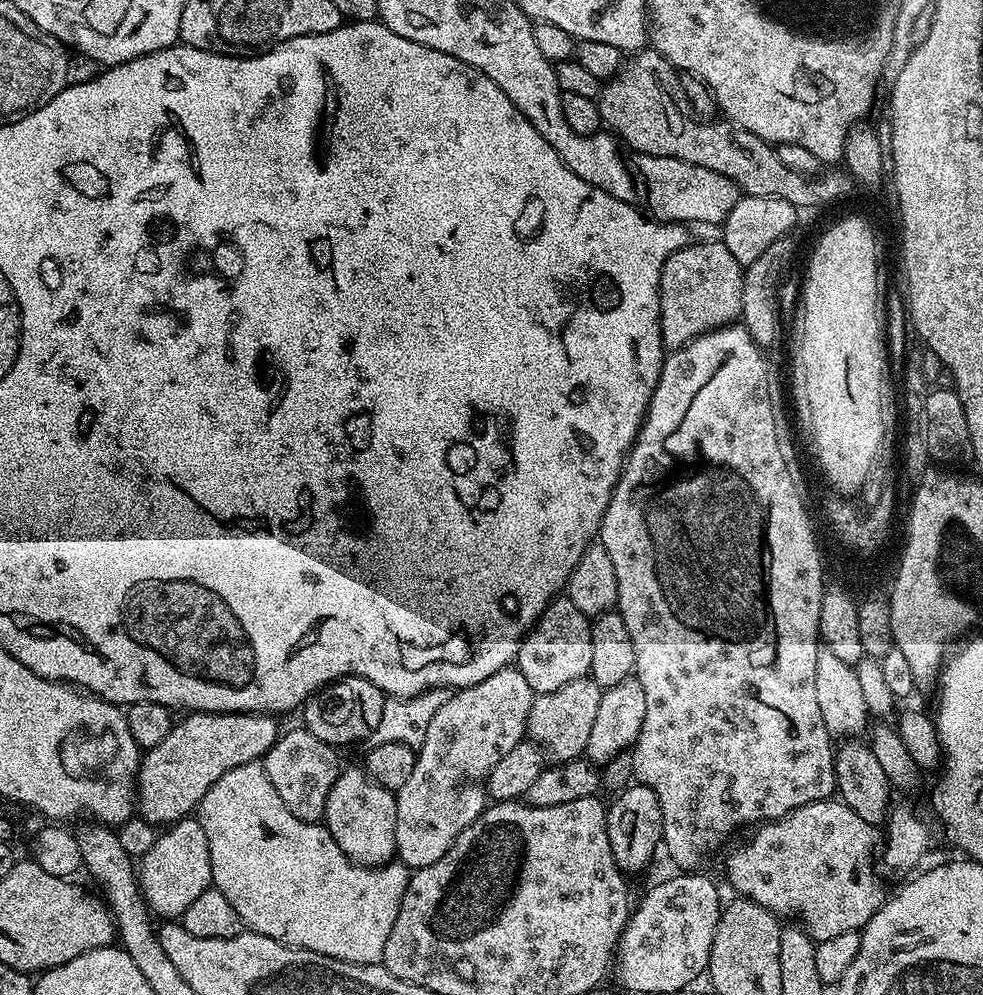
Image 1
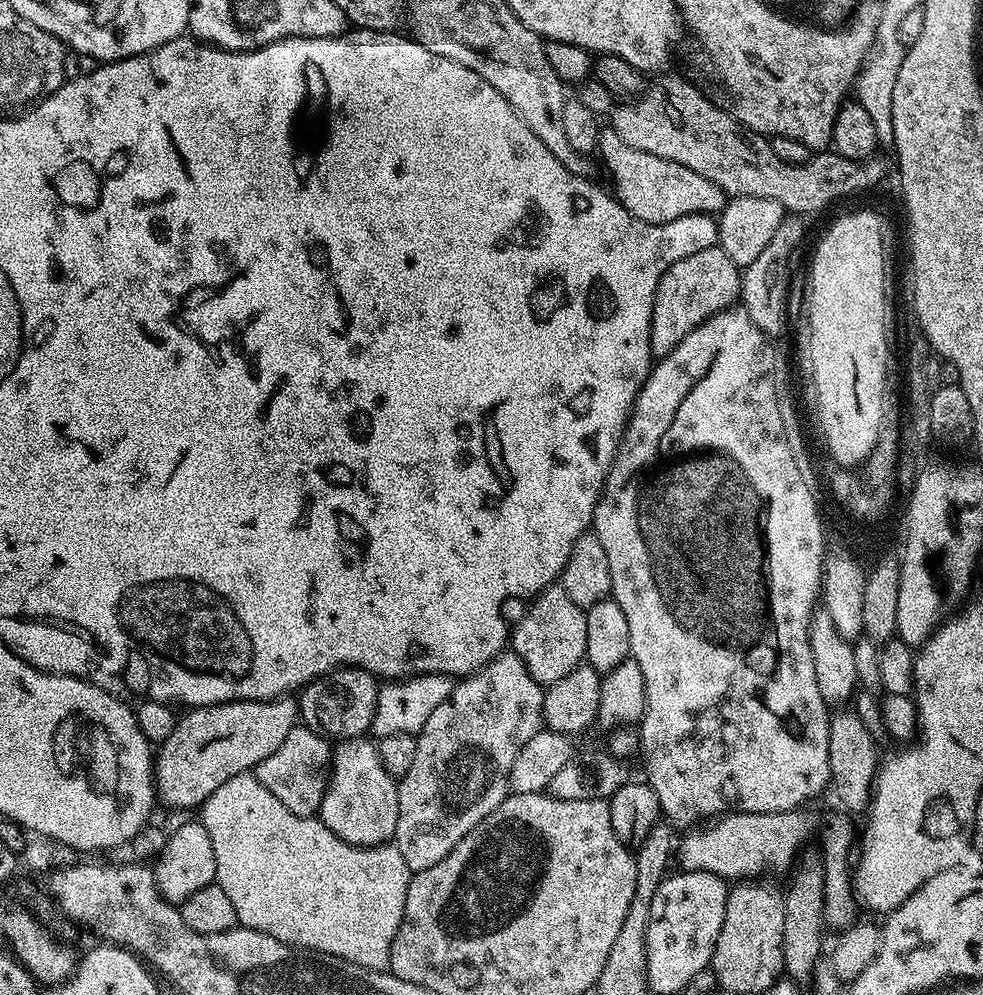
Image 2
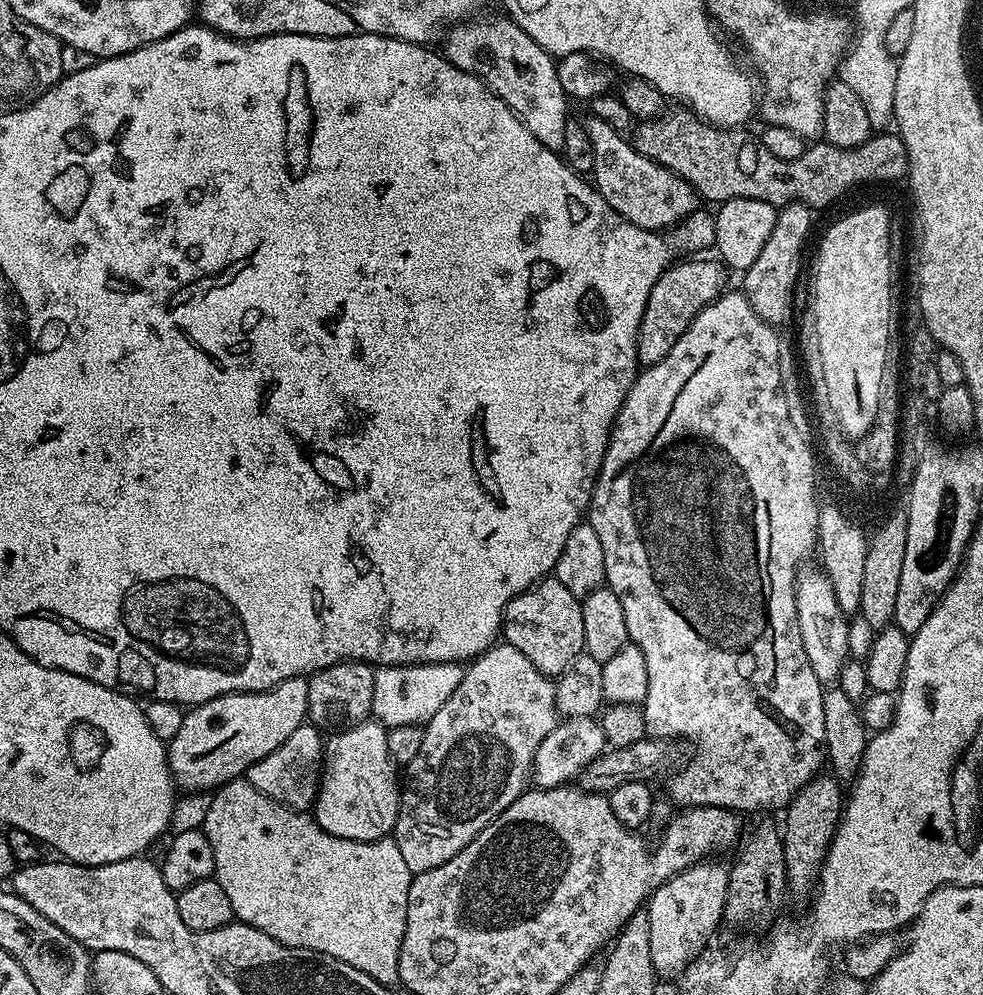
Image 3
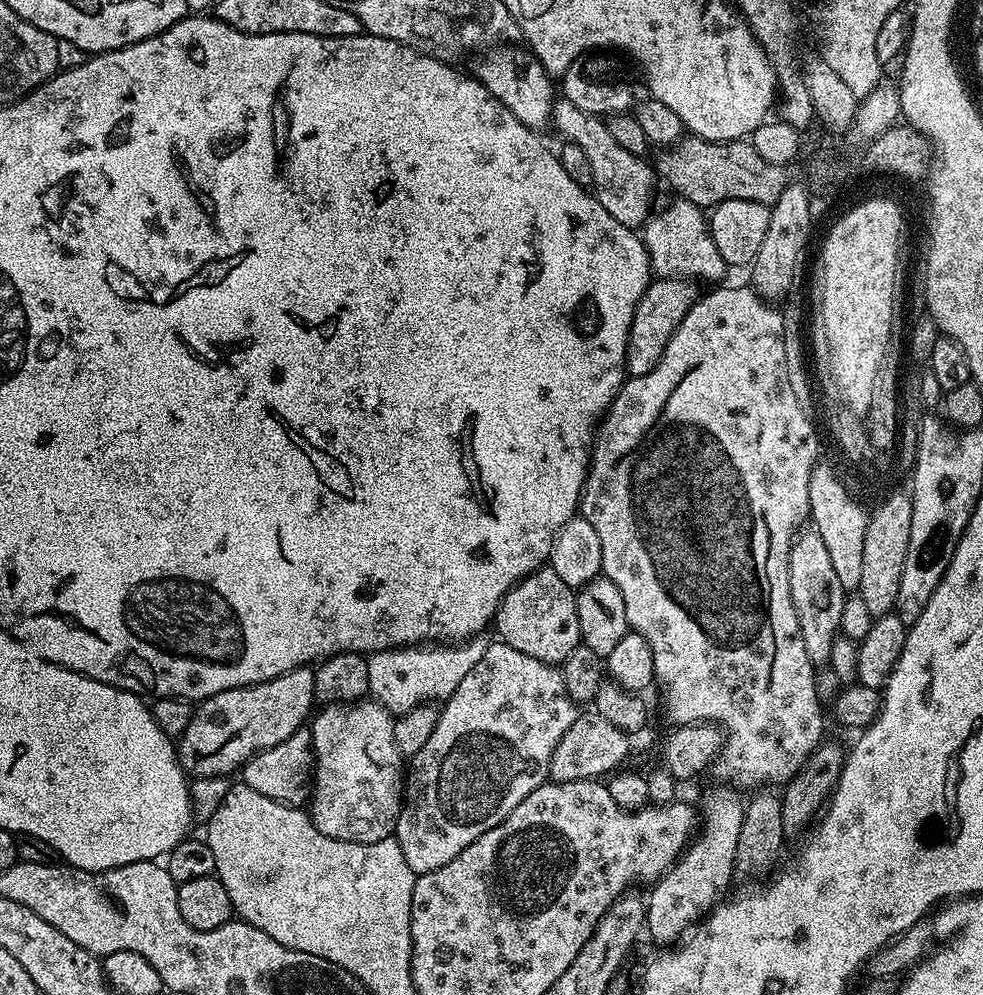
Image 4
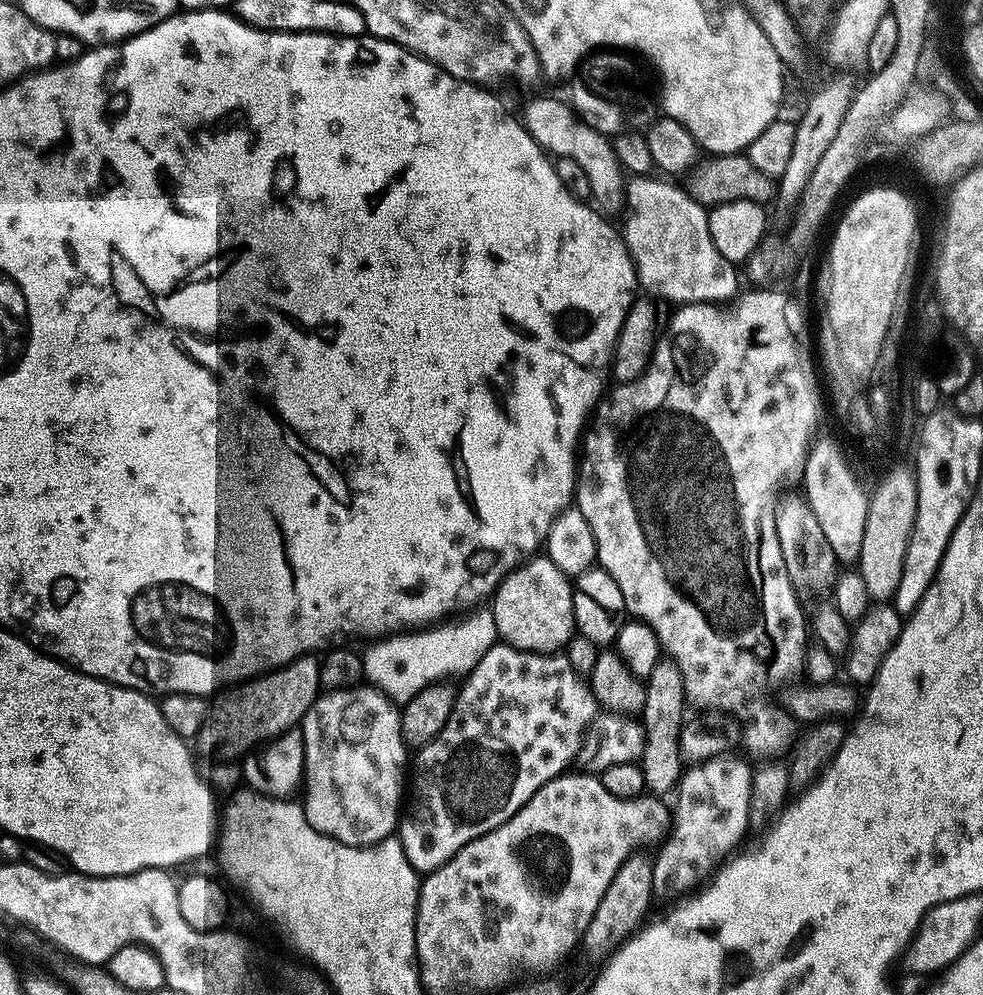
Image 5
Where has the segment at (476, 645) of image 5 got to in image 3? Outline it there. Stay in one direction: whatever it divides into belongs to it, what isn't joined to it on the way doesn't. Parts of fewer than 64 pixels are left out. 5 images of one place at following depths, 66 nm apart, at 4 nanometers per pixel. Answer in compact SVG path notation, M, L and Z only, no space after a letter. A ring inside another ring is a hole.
M386 664L374 671L374 702L372 716L379 720L385 728L394 726L421 726L438 710L442 710L442 702L458 690L458 682L462 682L465 665L459 664Z

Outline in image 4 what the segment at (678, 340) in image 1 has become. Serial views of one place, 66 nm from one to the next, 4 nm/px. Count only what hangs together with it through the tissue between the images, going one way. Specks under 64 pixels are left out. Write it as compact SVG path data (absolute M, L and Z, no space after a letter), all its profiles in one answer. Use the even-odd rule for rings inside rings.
M656 278L649 283L648 289L642 294L638 306L634 310L634 318L630 322L630 334L626 346L626 362L624 371L629 377L645 376L658 366L674 330L686 318L686 314L695 306L698 291L692 282L677 282L672 278Z

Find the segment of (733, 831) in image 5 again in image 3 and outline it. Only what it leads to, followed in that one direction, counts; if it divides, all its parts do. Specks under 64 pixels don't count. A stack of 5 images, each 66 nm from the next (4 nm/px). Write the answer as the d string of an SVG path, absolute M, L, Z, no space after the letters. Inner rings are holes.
M701 862L694 865L692 868L688 868L685 872L679 872L674 878L667 880L661 888L657 888L646 901L646 911L650 918L650 958L654 962L654 970L657 977L664 978L664 976L673 976L673 978L679 977L683 973L684 969L697 959L705 951L704 943L712 936L712 931L715 930L719 924L722 924L724 920L724 907L726 906L726 890L728 889L728 868L725 865L712 864L716 862Z

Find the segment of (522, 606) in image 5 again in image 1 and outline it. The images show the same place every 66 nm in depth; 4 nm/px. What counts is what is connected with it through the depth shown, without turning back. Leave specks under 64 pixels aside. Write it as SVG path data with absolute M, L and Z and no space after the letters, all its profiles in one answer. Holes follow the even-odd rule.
M566 598L551 600L548 608L521 639L514 664L534 694L562 690L562 686L589 675L592 654L592 620Z

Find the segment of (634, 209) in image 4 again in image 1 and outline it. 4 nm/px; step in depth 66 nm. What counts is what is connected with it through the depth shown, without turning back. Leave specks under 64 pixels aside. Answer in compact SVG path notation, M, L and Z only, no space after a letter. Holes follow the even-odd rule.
M640 154L635 159L634 168L642 181L643 191L644 188L648 191L649 209L647 208L647 211L661 222L720 226L734 210L736 203L740 201L742 195L740 187L734 182L730 182L730 178L726 178L726 174L714 174L714 170L706 170L706 166L694 166L690 162L682 162L678 158L669 156ZM642 179L644 179L644 184Z

